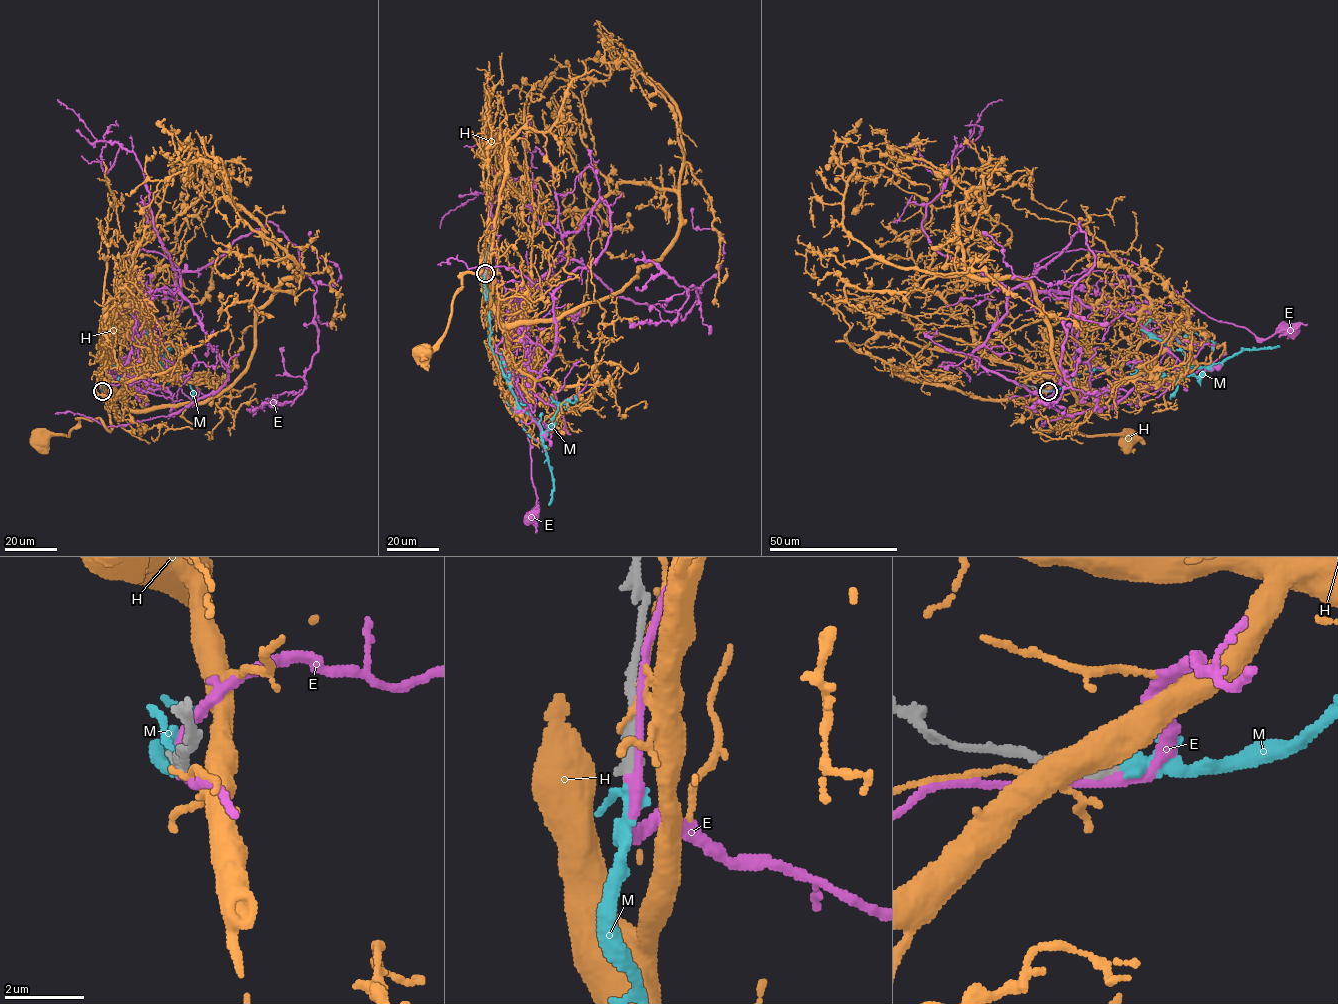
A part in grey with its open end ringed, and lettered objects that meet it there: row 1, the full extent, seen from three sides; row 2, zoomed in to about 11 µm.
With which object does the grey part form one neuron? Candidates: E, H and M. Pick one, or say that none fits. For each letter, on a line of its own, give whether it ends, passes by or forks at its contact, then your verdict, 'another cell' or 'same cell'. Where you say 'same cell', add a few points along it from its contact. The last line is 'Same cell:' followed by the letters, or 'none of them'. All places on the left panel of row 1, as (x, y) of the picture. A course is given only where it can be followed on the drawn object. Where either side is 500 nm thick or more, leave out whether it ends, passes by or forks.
E: it passes by | another cell
H: it passes by | another cell
M: it passes by | same cell | via (102, 391), (110, 379), (107, 365), (126, 376), (147, 365), (149, 350), (130, 330), (160, 343), (165, 350)
Same cell: M

